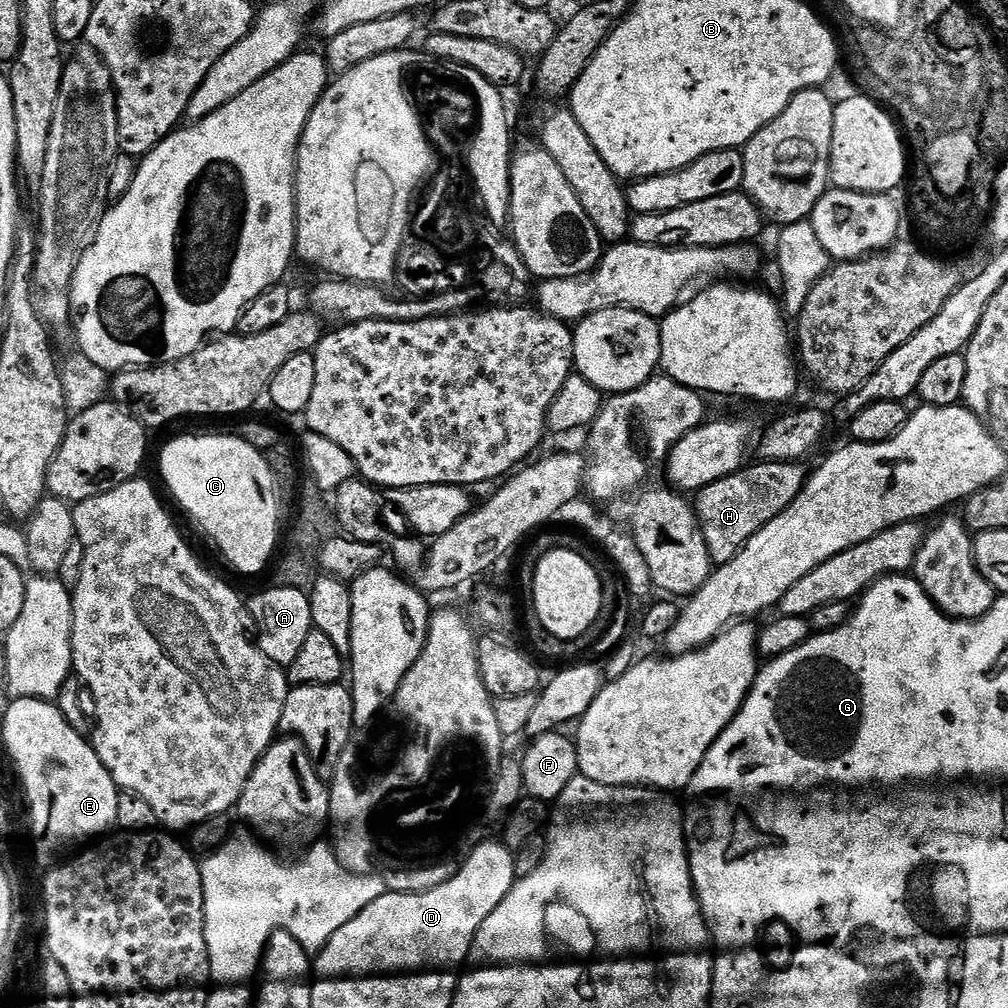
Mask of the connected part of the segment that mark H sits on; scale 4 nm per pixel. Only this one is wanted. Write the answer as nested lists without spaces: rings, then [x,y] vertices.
[[[761,461],[756,464],[755,468],[746,466],[734,475],[711,483],[706,486],[708,492],[701,488],[695,495],[694,507],[704,531],[704,540],[709,551],[716,552],[719,565],[728,563],[758,529],[788,508],[807,481],[808,472],[801,463]]]

